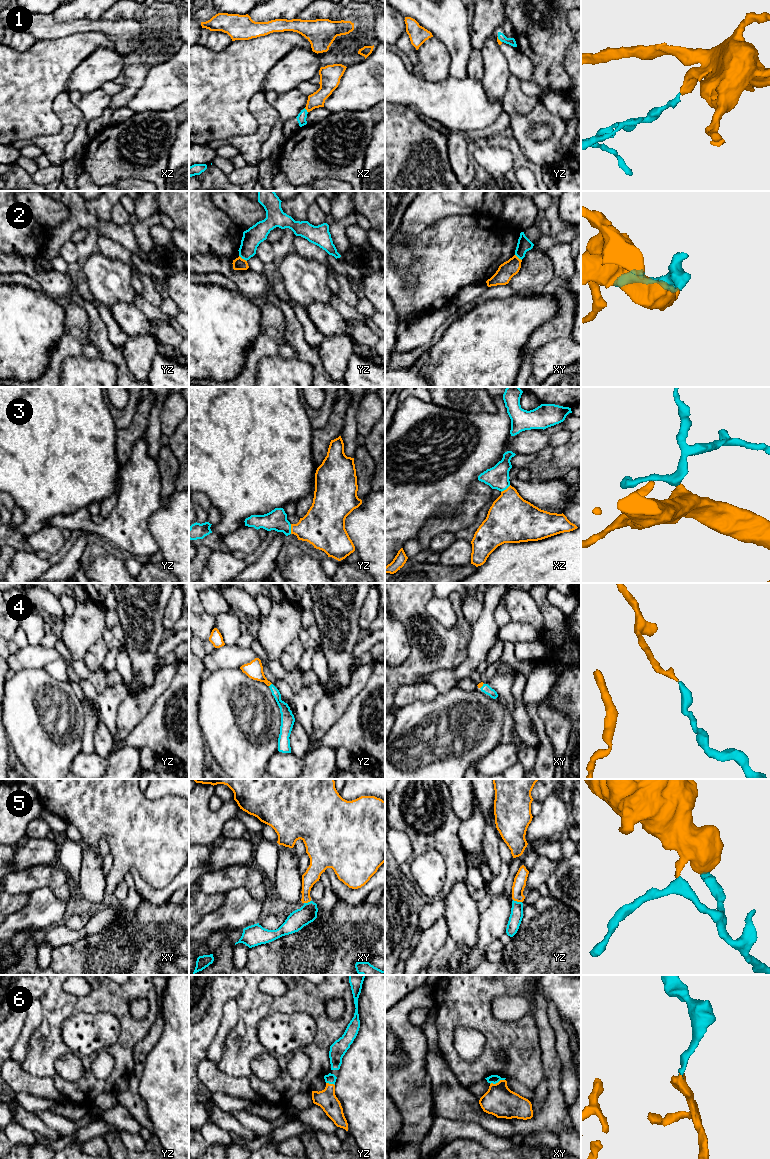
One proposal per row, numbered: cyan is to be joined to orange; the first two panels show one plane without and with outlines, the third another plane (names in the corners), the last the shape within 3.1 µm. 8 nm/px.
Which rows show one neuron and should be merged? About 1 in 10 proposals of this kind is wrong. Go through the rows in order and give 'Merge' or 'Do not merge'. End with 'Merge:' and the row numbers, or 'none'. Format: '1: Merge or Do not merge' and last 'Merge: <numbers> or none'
1: Do not merge
2: Do not merge
3: Merge
4: Merge
5: Merge
6: Merge
Merge: 3, 4, 5, 6

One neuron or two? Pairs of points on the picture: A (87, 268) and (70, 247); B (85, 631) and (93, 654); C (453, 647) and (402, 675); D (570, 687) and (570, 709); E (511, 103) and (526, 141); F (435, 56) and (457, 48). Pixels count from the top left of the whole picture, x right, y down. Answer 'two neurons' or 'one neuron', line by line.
A: two neurons
B: two neurons
C: one neuron
D: one neuron
E: two neurons
F: two neurons

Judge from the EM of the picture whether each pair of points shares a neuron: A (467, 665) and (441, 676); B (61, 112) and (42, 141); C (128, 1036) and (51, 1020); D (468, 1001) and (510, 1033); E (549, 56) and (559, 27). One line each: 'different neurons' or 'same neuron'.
A: same neuron
B: same neuron
C: same neuron
D: same neuron
E: same neuron

